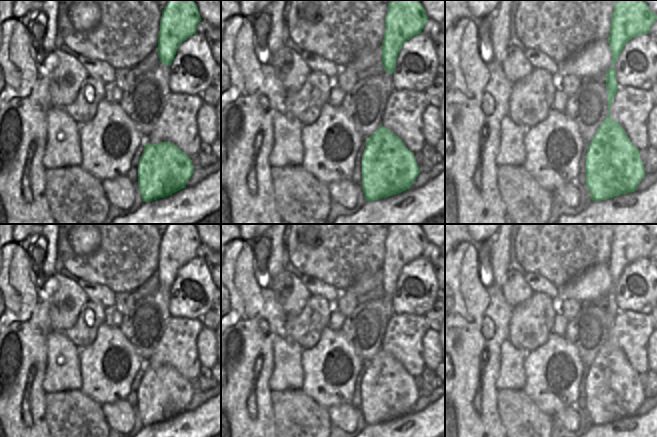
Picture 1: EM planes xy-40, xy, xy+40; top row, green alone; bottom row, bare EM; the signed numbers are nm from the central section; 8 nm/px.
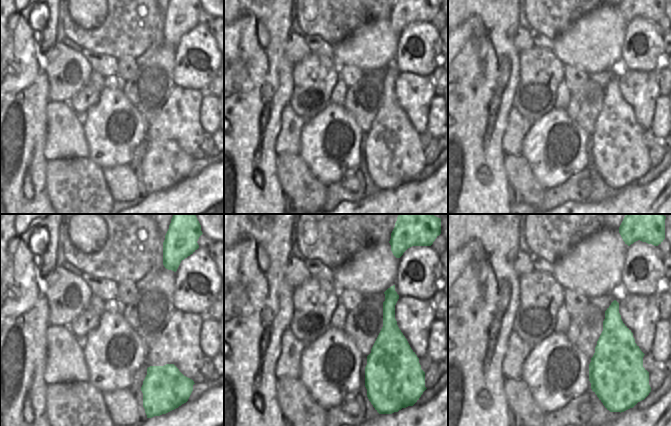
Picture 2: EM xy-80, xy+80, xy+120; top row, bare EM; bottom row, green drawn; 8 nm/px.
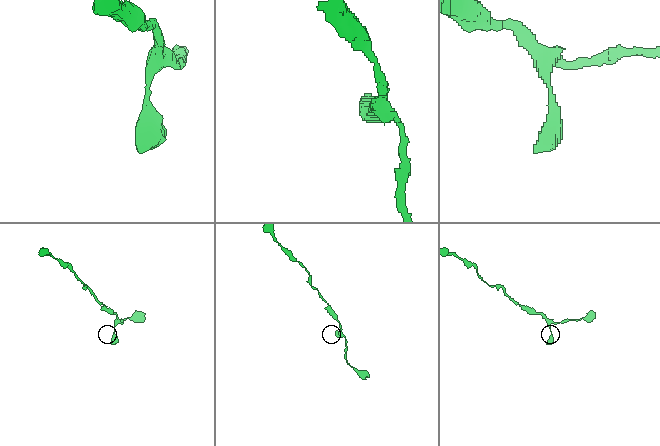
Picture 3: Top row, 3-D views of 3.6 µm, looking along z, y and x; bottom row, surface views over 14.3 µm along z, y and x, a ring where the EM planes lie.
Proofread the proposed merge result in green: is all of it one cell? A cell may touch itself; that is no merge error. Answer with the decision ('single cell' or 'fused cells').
single cell

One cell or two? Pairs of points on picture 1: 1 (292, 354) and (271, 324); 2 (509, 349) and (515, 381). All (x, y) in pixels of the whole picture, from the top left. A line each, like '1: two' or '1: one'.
1: two
2: one

